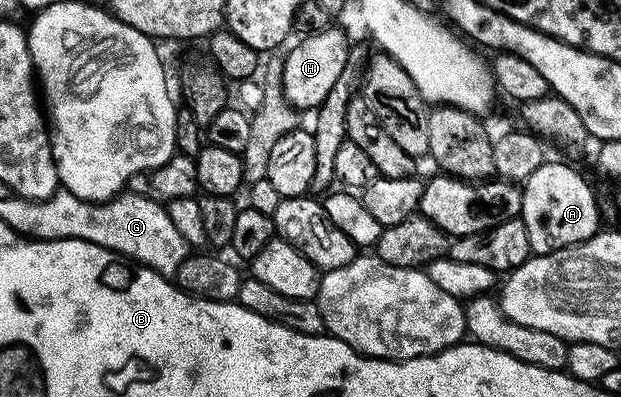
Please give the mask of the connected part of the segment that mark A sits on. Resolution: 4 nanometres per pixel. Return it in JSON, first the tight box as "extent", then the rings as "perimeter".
{"extent":[522,161,600,255],"perimeter":[[[545,161],[539,165],[524,182],[522,187],[522,214],[524,229],[528,229],[528,241],[533,254],[547,255],[565,247],[588,241],[600,230],[598,224],[598,199],[590,188],[590,183],[578,171],[573,171],[566,163],[551,163]]]}

